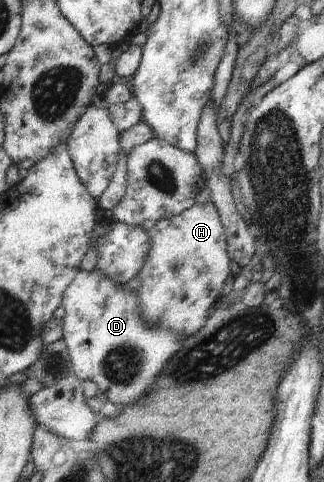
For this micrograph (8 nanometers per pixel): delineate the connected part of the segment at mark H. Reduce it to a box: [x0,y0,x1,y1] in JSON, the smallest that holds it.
[138,200,234,337]

